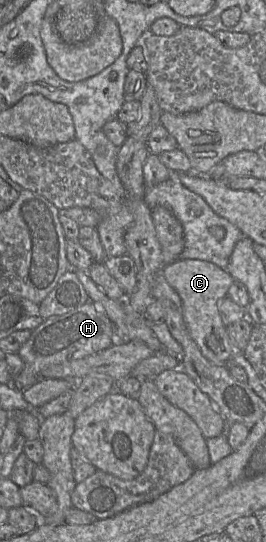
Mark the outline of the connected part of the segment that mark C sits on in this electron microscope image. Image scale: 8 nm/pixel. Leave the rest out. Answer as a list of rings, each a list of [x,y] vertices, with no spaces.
[[[178,259],[164,265],[162,273],[168,284],[177,292],[182,302],[182,316],[188,332],[201,353],[214,364],[226,364],[235,349],[229,339],[226,325],[218,309],[218,302],[227,296],[234,279],[216,264],[198,259]]]

